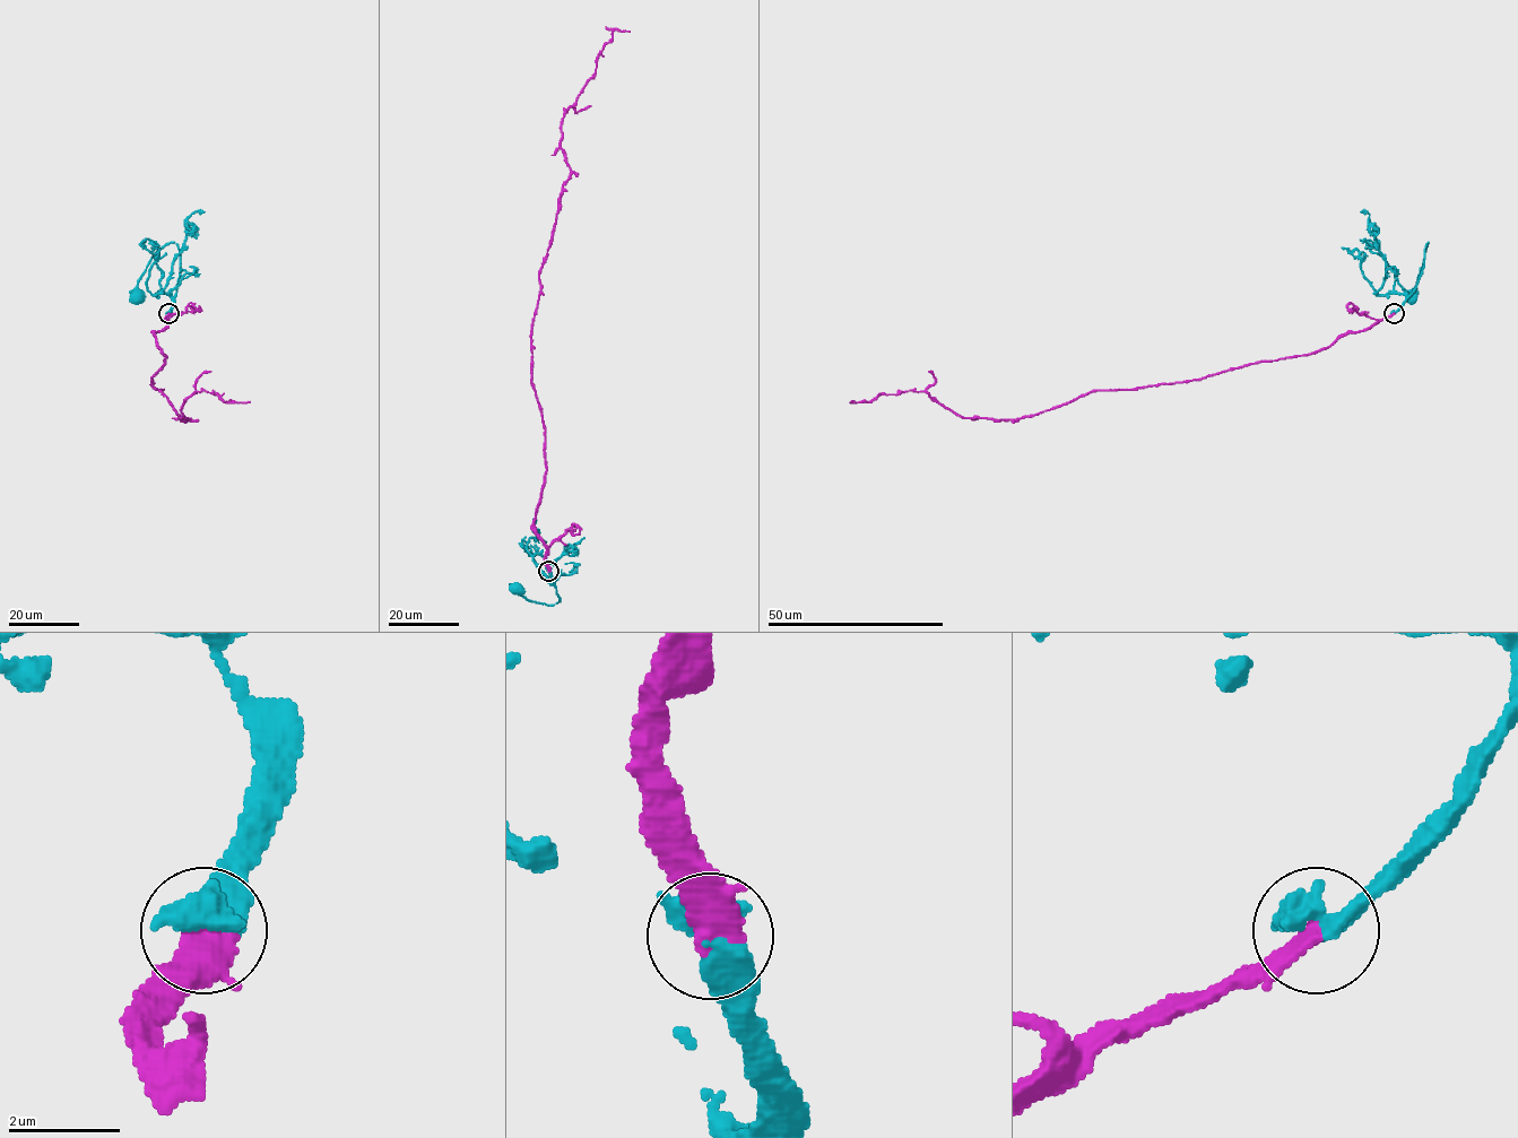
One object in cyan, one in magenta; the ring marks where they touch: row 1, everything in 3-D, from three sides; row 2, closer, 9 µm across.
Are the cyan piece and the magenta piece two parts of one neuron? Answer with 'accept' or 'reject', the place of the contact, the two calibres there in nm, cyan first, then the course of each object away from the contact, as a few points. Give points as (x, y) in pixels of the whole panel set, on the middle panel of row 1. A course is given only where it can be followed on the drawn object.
accept; at (548, 571); 380 nm thick on the cyan side, 420 nm on the other; cyan runs (548, 570), (560, 598), (556, 604), (532, 602), (518, 594), (519, 588); magenta runs (548, 570), (534, 524), (546, 467), (531, 381), (539, 270), (570, 175), (563, 114), (612, 33), (630, 32)

